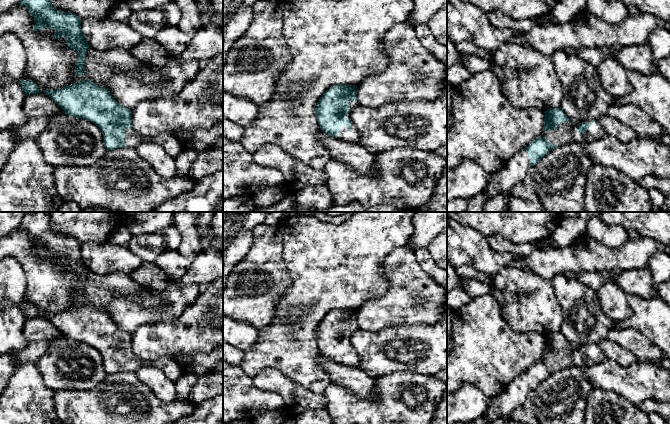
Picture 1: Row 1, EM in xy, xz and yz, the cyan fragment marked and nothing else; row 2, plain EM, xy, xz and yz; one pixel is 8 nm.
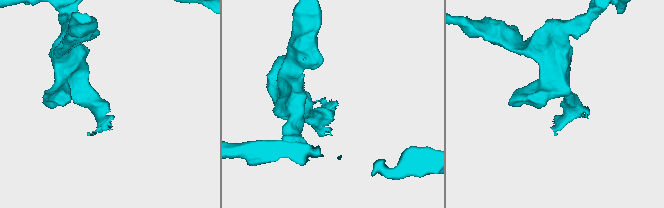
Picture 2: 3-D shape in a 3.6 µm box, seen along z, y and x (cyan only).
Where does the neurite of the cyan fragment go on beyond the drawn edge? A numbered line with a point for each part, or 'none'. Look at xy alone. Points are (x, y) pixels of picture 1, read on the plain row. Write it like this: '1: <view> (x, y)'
1: xy (133, 363)

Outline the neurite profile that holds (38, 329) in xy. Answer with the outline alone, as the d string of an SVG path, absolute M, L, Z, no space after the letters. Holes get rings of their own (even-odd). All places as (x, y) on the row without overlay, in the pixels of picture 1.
M43 316L26 319L22 332L28 342L53 341L57 338L64 338L61 331Z

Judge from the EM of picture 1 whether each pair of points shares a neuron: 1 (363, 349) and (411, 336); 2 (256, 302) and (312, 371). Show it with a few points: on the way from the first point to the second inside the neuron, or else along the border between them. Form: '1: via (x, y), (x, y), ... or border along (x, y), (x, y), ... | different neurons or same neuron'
1: via (375, 349), (396, 348), (399, 345) | same neuron
2: border along (281, 299), (275, 316), (258, 329) | different neurons

